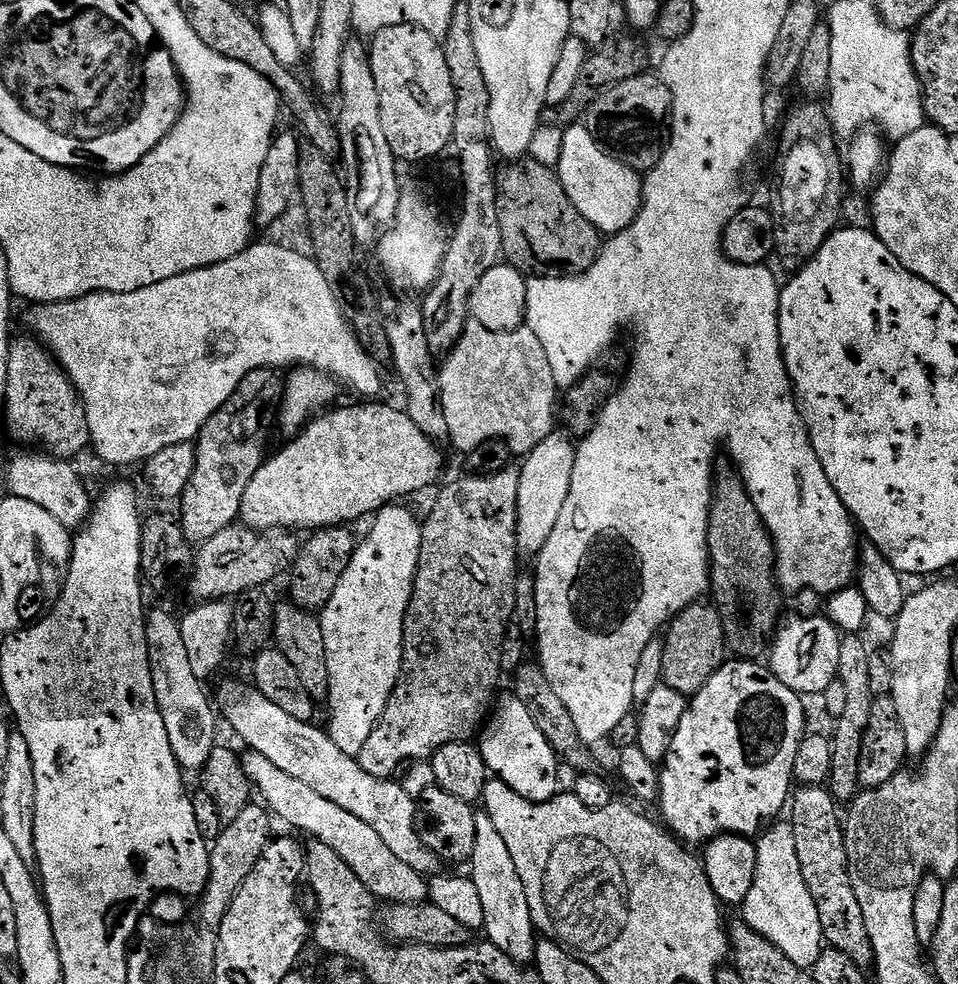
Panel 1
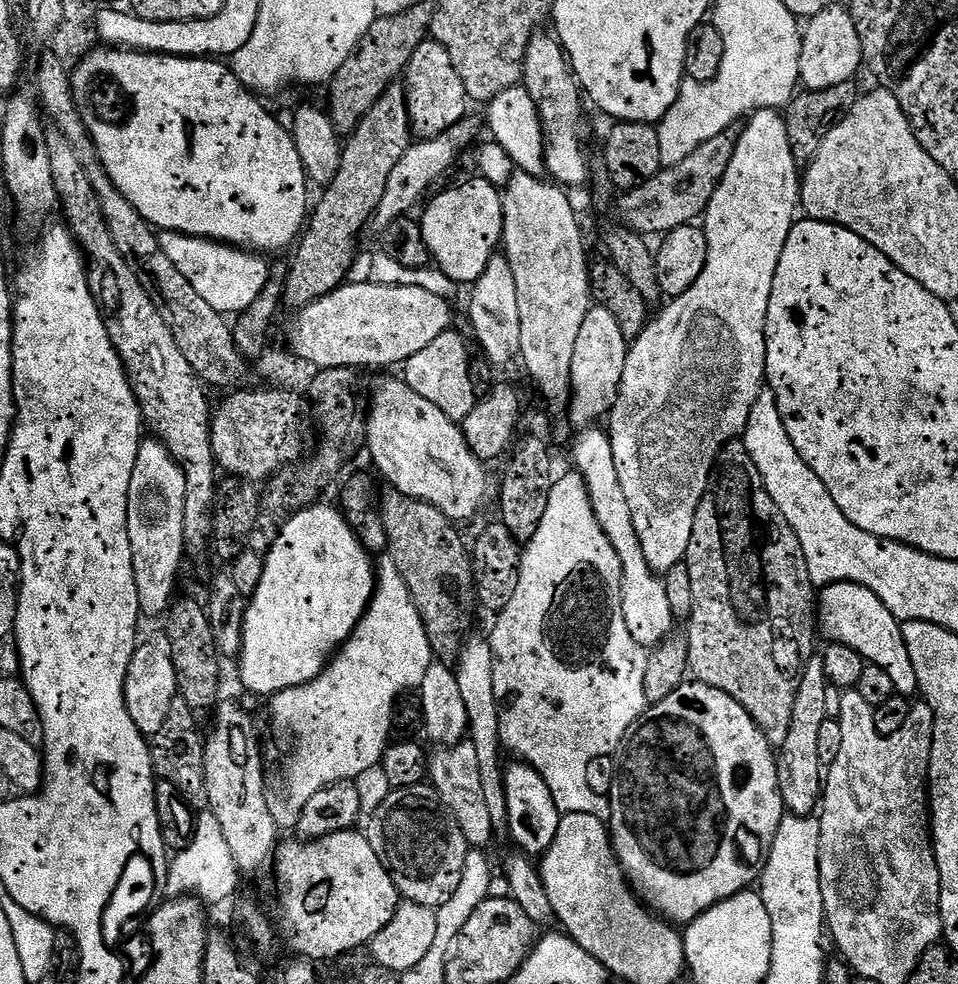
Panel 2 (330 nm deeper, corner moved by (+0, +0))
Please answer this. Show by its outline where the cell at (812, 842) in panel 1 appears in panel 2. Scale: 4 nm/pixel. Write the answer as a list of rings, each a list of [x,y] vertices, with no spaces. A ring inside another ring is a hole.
[[[823,659],[809,660],[800,676],[798,698],[794,698],[794,714],[790,714],[790,734],[786,734],[786,742],[778,750],[776,769],[778,770],[778,790],[785,809],[794,816],[812,816],[822,803],[822,765],[818,762],[818,738],[822,734],[822,722],[830,718],[828,712],[828,692],[830,685],[824,673]]]

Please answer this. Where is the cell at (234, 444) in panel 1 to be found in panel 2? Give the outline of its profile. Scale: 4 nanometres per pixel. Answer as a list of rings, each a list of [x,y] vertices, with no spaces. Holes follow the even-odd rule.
[[[397,82],[389,86],[386,94],[382,94],[382,98],[374,104],[370,114],[366,114],[366,118],[362,118],[360,125],[347,137],[340,153],[338,174],[332,183],[327,185],[325,192],[328,193],[317,204],[315,201],[306,221],[306,227],[295,245],[296,257],[293,258],[292,264],[287,265],[288,279],[284,286],[283,299],[285,305],[312,304],[349,279],[348,271],[351,270],[352,263],[356,260],[356,239],[359,238],[360,231],[364,227],[367,229],[371,225],[372,218],[382,202],[382,194],[386,194],[386,182],[389,181],[394,166],[398,166],[402,154],[406,154],[406,150],[413,142],[414,137],[408,113],[408,94],[403,83]]]

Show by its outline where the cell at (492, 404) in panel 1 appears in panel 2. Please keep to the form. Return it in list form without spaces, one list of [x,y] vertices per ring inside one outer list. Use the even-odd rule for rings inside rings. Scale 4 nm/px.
[[[456,330],[443,332],[426,350],[418,350],[414,358],[403,365],[402,379],[410,385],[415,392],[422,394],[426,402],[434,402],[446,418],[462,422],[474,410],[477,404],[470,380],[470,366],[473,357],[468,354],[468,344],[456,333]]]

